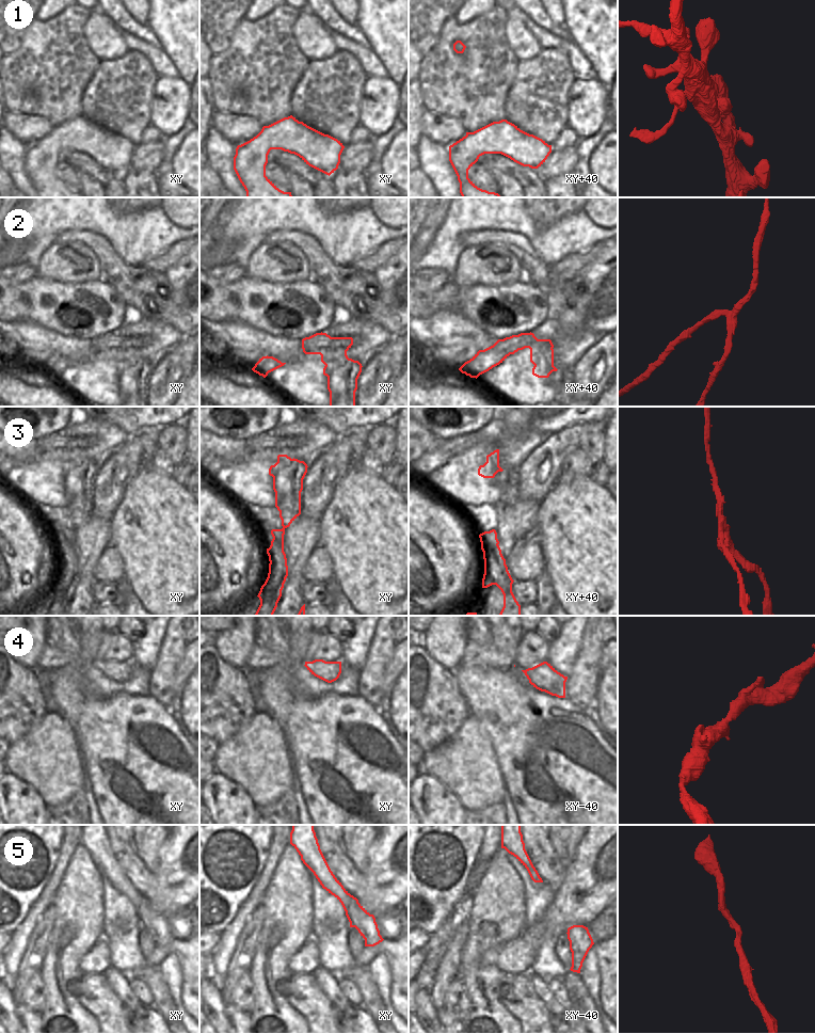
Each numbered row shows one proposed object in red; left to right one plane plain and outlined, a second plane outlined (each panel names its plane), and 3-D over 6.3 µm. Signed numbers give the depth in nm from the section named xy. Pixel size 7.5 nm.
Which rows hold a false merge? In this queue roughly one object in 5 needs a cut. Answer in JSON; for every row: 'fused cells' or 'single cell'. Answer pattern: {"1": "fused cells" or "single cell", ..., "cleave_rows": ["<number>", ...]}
{"1": "single cell", "2": "fused cells", "3": "fused cells", "4": "single cell", "5": "single cell", "cleave_rows": ["2", "3"]}

